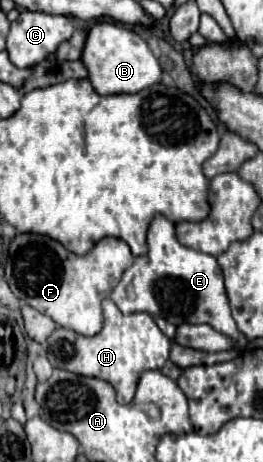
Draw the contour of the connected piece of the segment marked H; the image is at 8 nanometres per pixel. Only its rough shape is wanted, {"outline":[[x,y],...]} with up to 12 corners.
{"outline":[[103,301],[103,329],[57,327],[53,367],[113,385],[131,403],[139,375],[161,369],[171,339],[149,313]]}

